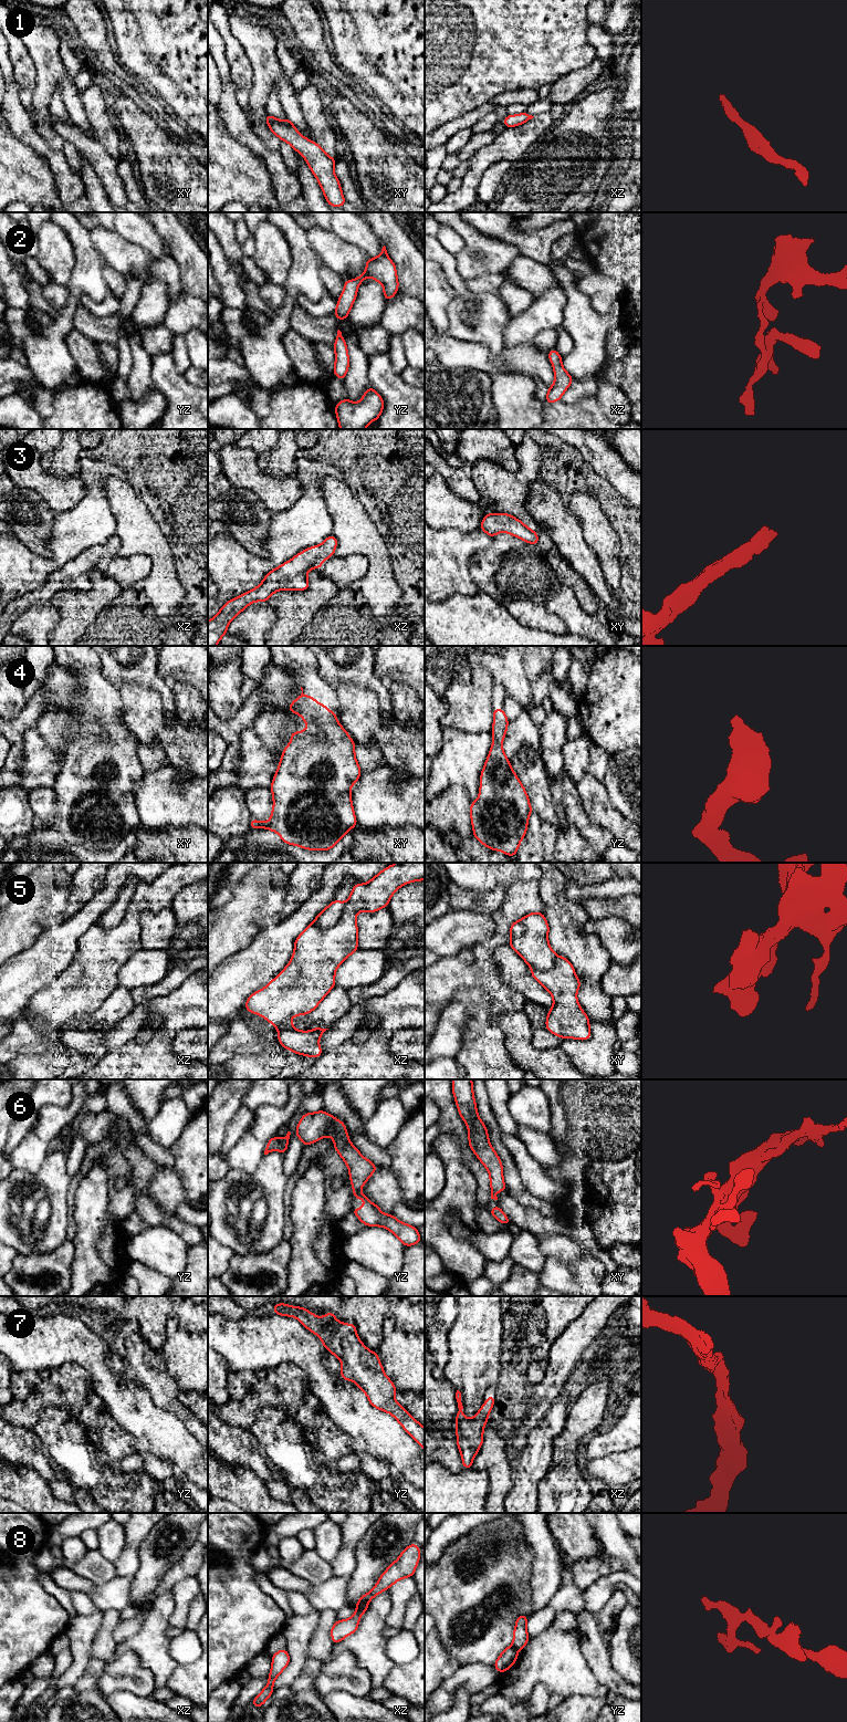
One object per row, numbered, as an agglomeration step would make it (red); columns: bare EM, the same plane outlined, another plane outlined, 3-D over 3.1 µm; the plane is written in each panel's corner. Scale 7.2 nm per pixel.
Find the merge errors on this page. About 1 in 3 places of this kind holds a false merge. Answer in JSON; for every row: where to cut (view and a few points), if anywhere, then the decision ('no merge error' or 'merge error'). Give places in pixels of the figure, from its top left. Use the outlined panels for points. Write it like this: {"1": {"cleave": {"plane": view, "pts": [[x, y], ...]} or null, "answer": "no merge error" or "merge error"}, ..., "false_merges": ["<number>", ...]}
{"1": {"cleave": null, "answer": "no merge error"}, "2": {"cleave": null, "answer": "no merge error"}, "3": {"cleave": null, "answer": "no merge error"}, "4": {"cleave": null, "answer": "no merge error"}, "5": {"cleave": {"plane": "xz", "pts": [[345, 903], [342, 915], [331, 926], [320, 928], [313, 924]]}, "answer": "merge error"}, "6": {"cleave": null, "answer": "no merge error"}, "7": {"cleave": null, "answer": "no merge error"}, "8": {"cleave": {"plane": "xz", "pts": [[367, 1603], [356, 1607]]}, "answer": "merge error"}, "false_merges": ["5", "8"]}

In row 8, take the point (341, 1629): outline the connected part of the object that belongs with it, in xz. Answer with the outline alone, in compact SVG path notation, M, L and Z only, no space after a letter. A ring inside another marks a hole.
M368 1604L357 1606L355 1614L351 1618L335 1621L331 1629L331 1638L335 1645L357 1630L359 1619L367 1608Z

